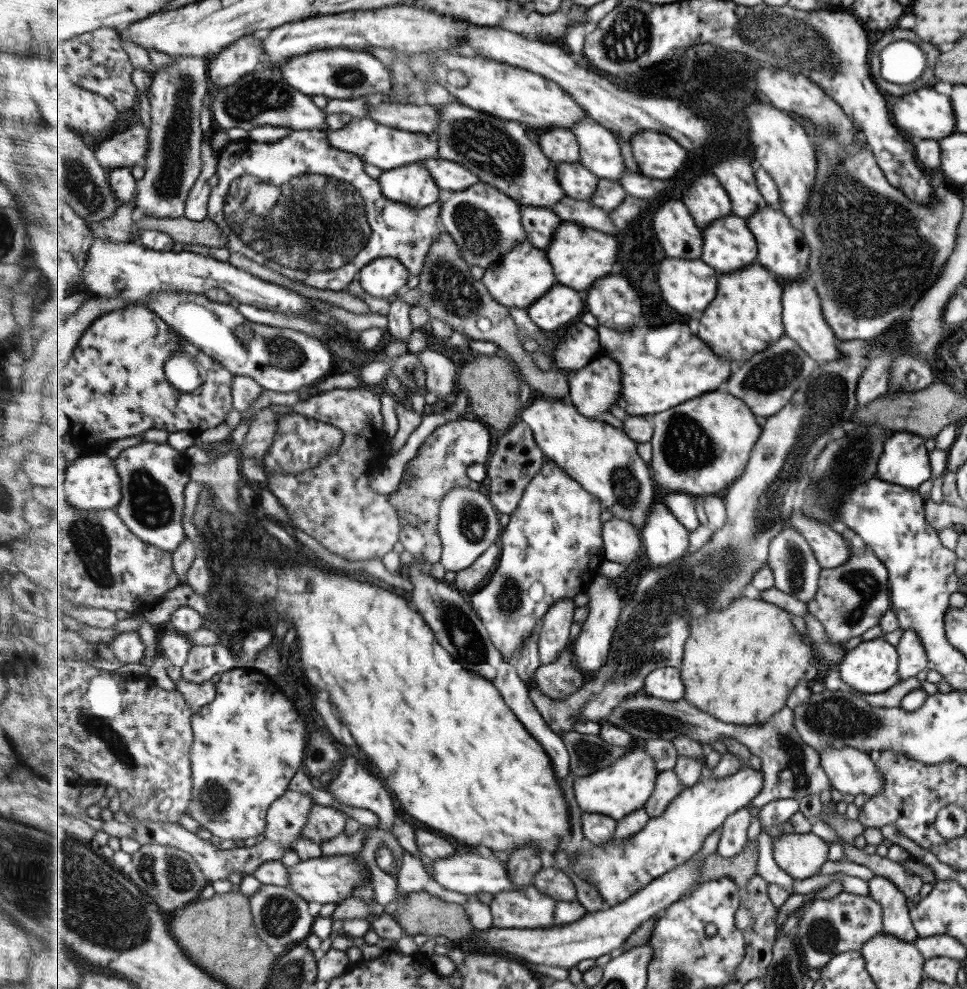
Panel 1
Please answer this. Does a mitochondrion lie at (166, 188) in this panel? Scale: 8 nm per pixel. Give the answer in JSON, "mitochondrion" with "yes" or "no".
{"mitochondrion":"yes"}

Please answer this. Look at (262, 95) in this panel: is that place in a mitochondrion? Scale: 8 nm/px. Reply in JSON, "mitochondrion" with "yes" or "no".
{"mitochondrion":"yes"}

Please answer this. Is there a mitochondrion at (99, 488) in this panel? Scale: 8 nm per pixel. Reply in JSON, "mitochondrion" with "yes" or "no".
{"mitochondrion":"no"}

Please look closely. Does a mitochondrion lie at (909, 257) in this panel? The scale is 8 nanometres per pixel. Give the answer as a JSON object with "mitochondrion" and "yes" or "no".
{"mitochondrion":"yes"}

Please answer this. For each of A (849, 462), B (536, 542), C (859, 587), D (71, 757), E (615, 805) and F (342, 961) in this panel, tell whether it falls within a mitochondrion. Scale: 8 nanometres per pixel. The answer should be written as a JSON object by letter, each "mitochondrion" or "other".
{"A":"mitochondrion","B":"other","C":"mitochondrion","D":"other","E":"other","F":"other"}

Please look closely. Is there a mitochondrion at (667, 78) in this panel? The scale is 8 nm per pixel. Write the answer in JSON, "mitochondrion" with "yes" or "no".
{"mitochondrion":"no"}

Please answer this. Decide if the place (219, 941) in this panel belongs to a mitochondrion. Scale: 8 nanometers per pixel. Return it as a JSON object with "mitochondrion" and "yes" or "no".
{"mitochondrion":"no"}

